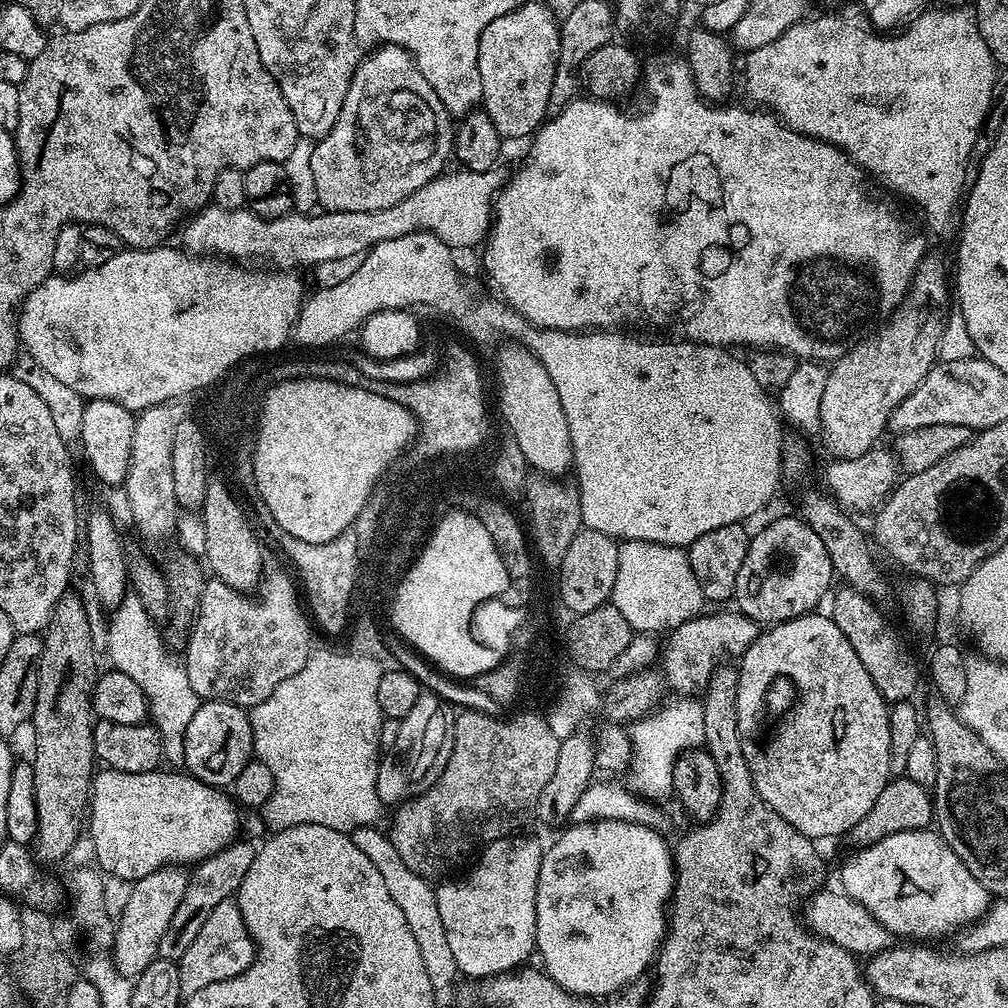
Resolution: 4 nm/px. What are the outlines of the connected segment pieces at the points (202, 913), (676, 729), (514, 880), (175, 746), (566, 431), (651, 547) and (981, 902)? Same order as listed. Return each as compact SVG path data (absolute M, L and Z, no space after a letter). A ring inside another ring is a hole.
M240 843L227 844L221 852L208 856L191 869L186 894L182 894L182 902L178 902L178 910L174 910L174 918L170 918L170 926L166 926L166 934L162 934L159 959L179 962L182 954L190 950L190 942L198 938L198 930L202 930L202 922L210 918L210 910L214 910L218 902L235 897L240 891L240 878L246 870L250 870L250 862L254 862L256 857L256 848L251 843Z
M672 698L665 708L657 707L647 716L641 716L631 725L632 763L627 773L627 787L645 800L661 802L673 795L672 767L681 752L689 748L701 747L703 703L696 698ZM696 699L696 700L692 700Z
M524 834L492 841L465 876L457 875L435 885L439 917L460 974L475 978L497 976L519 969L527 961L524 959L533 955L538 874L546 848L534 837L520 835Z
M128 594L107 621L106 646L112 659L111 667L134 678L142 688L142 694L146 694L151 723L160 731L163 759L172 763L169 765L180 766L185 760L186 726L190 726L190 718L194 718L194 710L198 710L202 701L198 694L194 694L194 686L190 686L183 663L168 654L159 630L147 616L139 598Z
M508 346L496 360L496 376L500 379L500 412L504 415L507 431L517 439L527 467L541 476L560 478L573 467L570 426L566 426L566 414L562 414L562 402L546 366L531 352L516 346Z
M625 540L620 544L616 559L616 577L612 583L610 603L618 606L622 618L630 622L636 634L667 634L672 629L682 626L682 622L701 615L706 601L685 549Z
M932 830L890 833L888 837L857 851L857 856L848 856L840 868L839 887L854 902L866 906L893 937L909 936L912 942L932 942L935 936L948 936L975 924L990 907L990 894L966 870L966 866L950 850L943 838Z

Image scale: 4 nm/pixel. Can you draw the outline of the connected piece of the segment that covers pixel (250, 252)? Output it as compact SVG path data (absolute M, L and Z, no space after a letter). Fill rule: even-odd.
M499 167L485 172L455 171L448 170L436 176L386 210L324 210L319 213L321 216L289 214L267 220L247 207L226 210L205 206L183 221L179 243L193 254L211 254L229 262L247 262L272 270L300 270L300 267L308 268L311 264L328 264L331 260L348 260L351 256L360 258L380 242L418 231L433 232L453 250L472 248L476 243L479 245L490 231L494 201L506 183L506 176L500 173Z

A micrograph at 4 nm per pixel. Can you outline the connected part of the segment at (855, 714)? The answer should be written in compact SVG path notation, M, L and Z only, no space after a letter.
M809 614L799 616L793 620L783 620L780 624L765 627L756 641L739 657L738 667L740 677L738 678L738 734L740 741L744 743L744 753L750 766L750 774L754 778L754 786L758 794L769 806L776 811L778 816L786 818L794 830L798 830L809 840L821 842L827 836L847 837L852 827L865 818L870 813L870 808L874 806L879 794L890 780L894 773L890 766L890 722L888 721L889 703L884 695L874 686L870 674L866 674L866 666L862 666L862 658L850 646L846 634L834 623L831 615L816 616Z

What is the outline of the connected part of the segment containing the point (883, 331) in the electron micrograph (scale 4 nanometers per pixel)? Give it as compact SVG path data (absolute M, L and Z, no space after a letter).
M925 255L916 268L903 304L892 313L887 323L831 365L826 390L822 390L819 430L829 457L849 460L877 447L879 440L876 439L886 432L888 419L896 407L937 363L945 322L942 313L949 307L948 300L950 304L949 276L942 257Z

